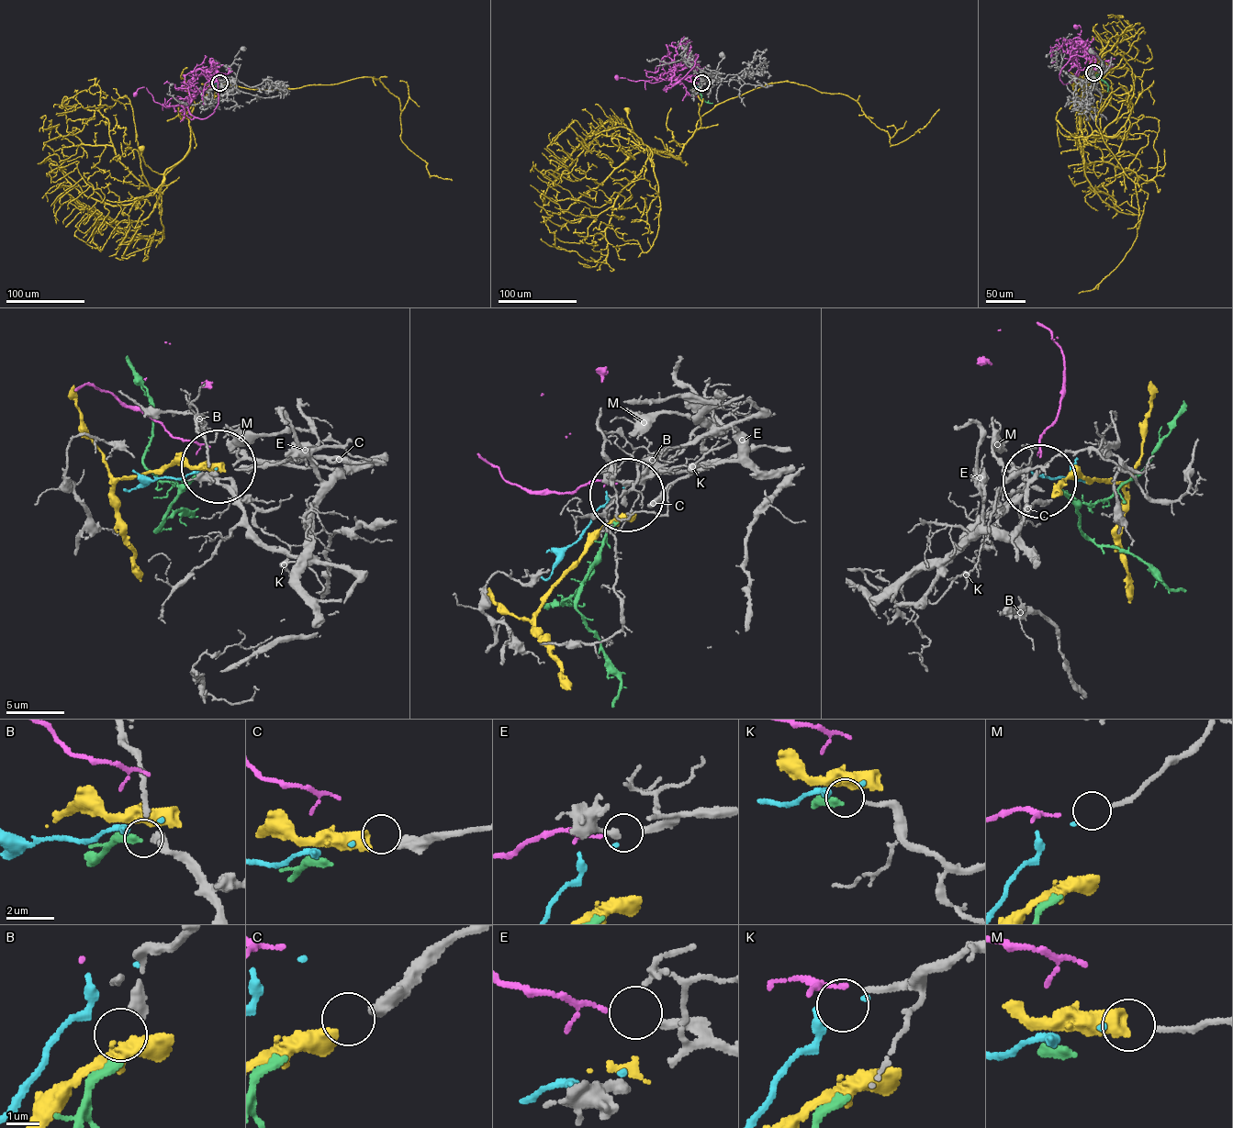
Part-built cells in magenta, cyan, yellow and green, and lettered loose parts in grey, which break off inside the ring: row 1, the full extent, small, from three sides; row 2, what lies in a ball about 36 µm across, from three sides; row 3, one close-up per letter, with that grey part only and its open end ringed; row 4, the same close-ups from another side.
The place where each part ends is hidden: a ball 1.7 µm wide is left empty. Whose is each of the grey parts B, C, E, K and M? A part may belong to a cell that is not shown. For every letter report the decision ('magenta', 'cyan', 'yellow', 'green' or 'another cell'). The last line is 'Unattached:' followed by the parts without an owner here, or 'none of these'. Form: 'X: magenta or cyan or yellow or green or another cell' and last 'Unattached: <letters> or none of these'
B: green
C: yellow
E: another cell
K: another cell
M: cyan
Unattached: E, K

